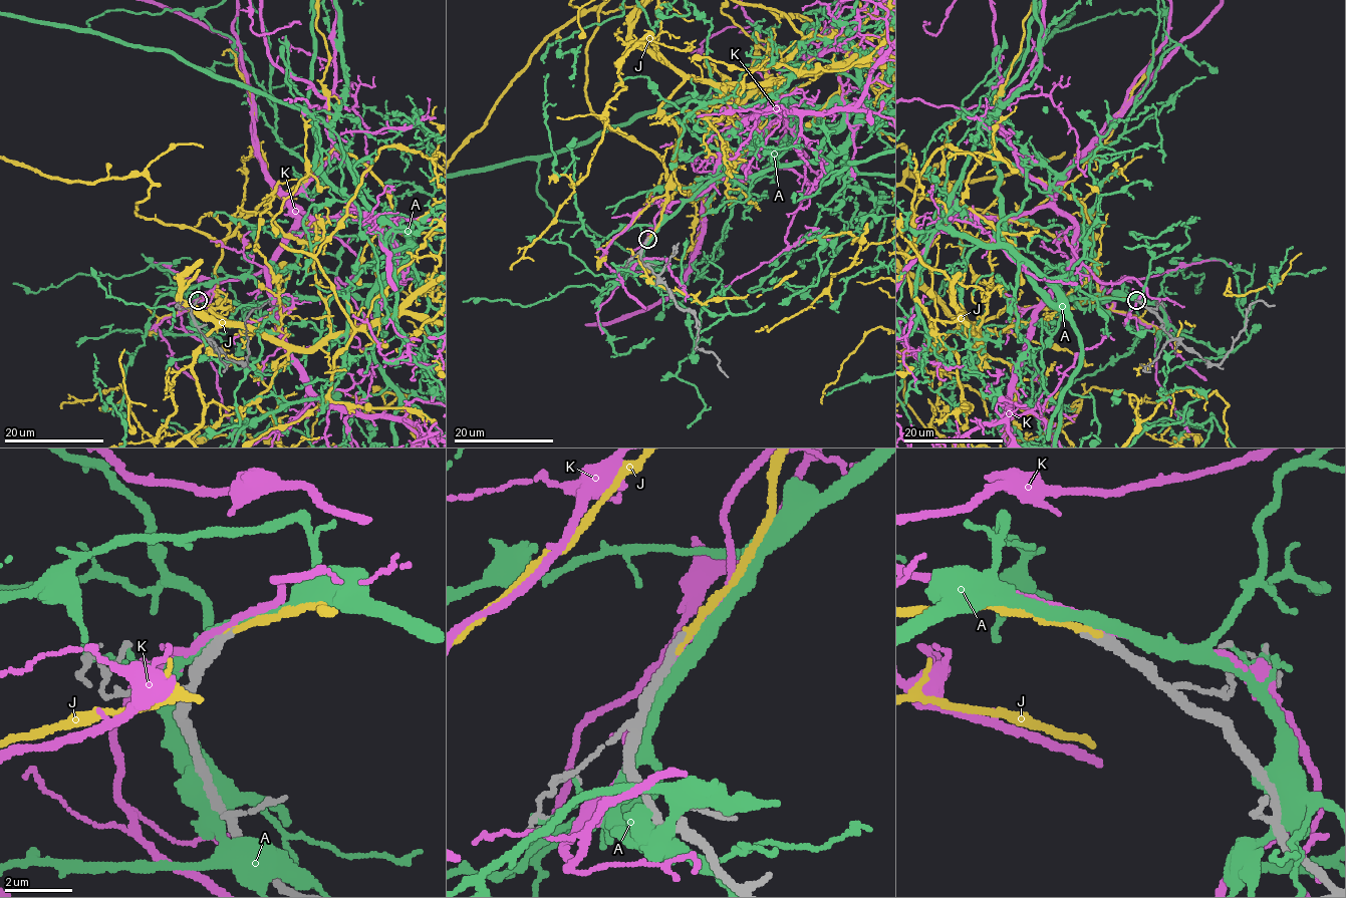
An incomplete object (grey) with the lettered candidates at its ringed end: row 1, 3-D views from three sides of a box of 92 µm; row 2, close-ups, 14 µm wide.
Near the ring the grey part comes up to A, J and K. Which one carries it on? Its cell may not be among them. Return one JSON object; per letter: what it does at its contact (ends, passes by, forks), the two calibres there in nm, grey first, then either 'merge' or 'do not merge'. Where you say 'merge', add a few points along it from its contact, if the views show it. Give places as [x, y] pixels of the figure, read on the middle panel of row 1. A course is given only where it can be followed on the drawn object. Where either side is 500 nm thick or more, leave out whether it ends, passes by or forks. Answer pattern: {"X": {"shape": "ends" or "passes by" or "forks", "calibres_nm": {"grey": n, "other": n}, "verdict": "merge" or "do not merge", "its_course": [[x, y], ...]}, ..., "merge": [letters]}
{"A": {"shape": "passes by", "calibres_nm": {"grey": 320, "other": 400}, "verdict": "do not merge"}, "J": {"shape": "ends", "calibres_nm": {"grey": 280, "other": 200}, "verdict": "merge"}, "K": {"shape": "passes by", "calibres_nm": {"grey": 320, "other": 220}, "verdict": "do not merge"}, "merge": ["J"]}

